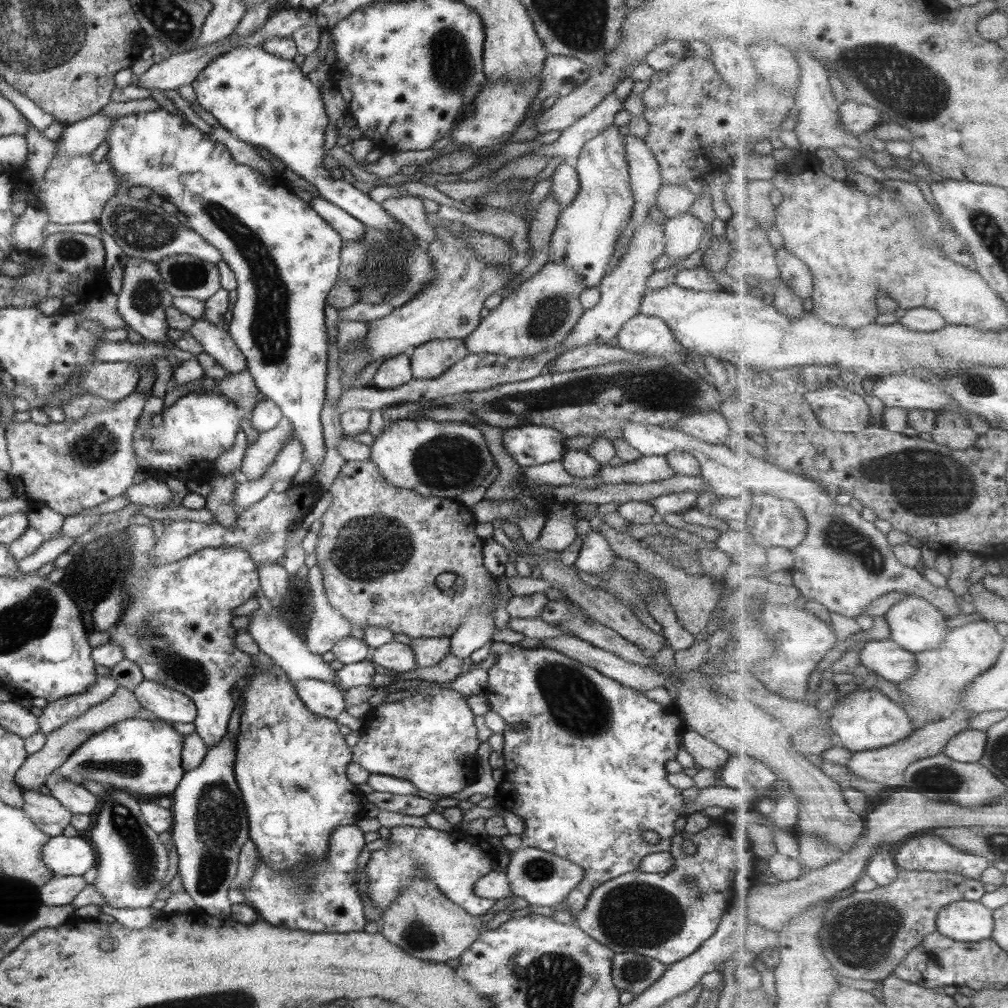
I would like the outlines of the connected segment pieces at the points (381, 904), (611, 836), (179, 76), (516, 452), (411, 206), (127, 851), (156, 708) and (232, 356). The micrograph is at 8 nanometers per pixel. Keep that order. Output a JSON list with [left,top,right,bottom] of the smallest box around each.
[[364,825,498,916],[484,641,687,917],[136,41,229,91],[502,425,568,467],[381,195,435,247],[90,790,169,908],[133,679,197,724],[170,318,247,374]]

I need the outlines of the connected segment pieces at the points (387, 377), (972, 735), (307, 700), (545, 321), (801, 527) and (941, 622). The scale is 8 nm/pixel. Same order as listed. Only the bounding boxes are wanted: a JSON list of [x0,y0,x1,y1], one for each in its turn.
[[371,353,413,390],[944,729,988,762],[294,678,344,721],[463,262,586,357],[748,494,809,549],[885,594,952,654]]

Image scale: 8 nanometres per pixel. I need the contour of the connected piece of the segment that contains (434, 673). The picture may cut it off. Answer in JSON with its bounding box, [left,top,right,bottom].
[397,652,463,683]

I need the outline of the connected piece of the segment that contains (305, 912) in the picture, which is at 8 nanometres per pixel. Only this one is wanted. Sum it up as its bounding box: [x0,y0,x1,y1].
[244,824,367,933]

